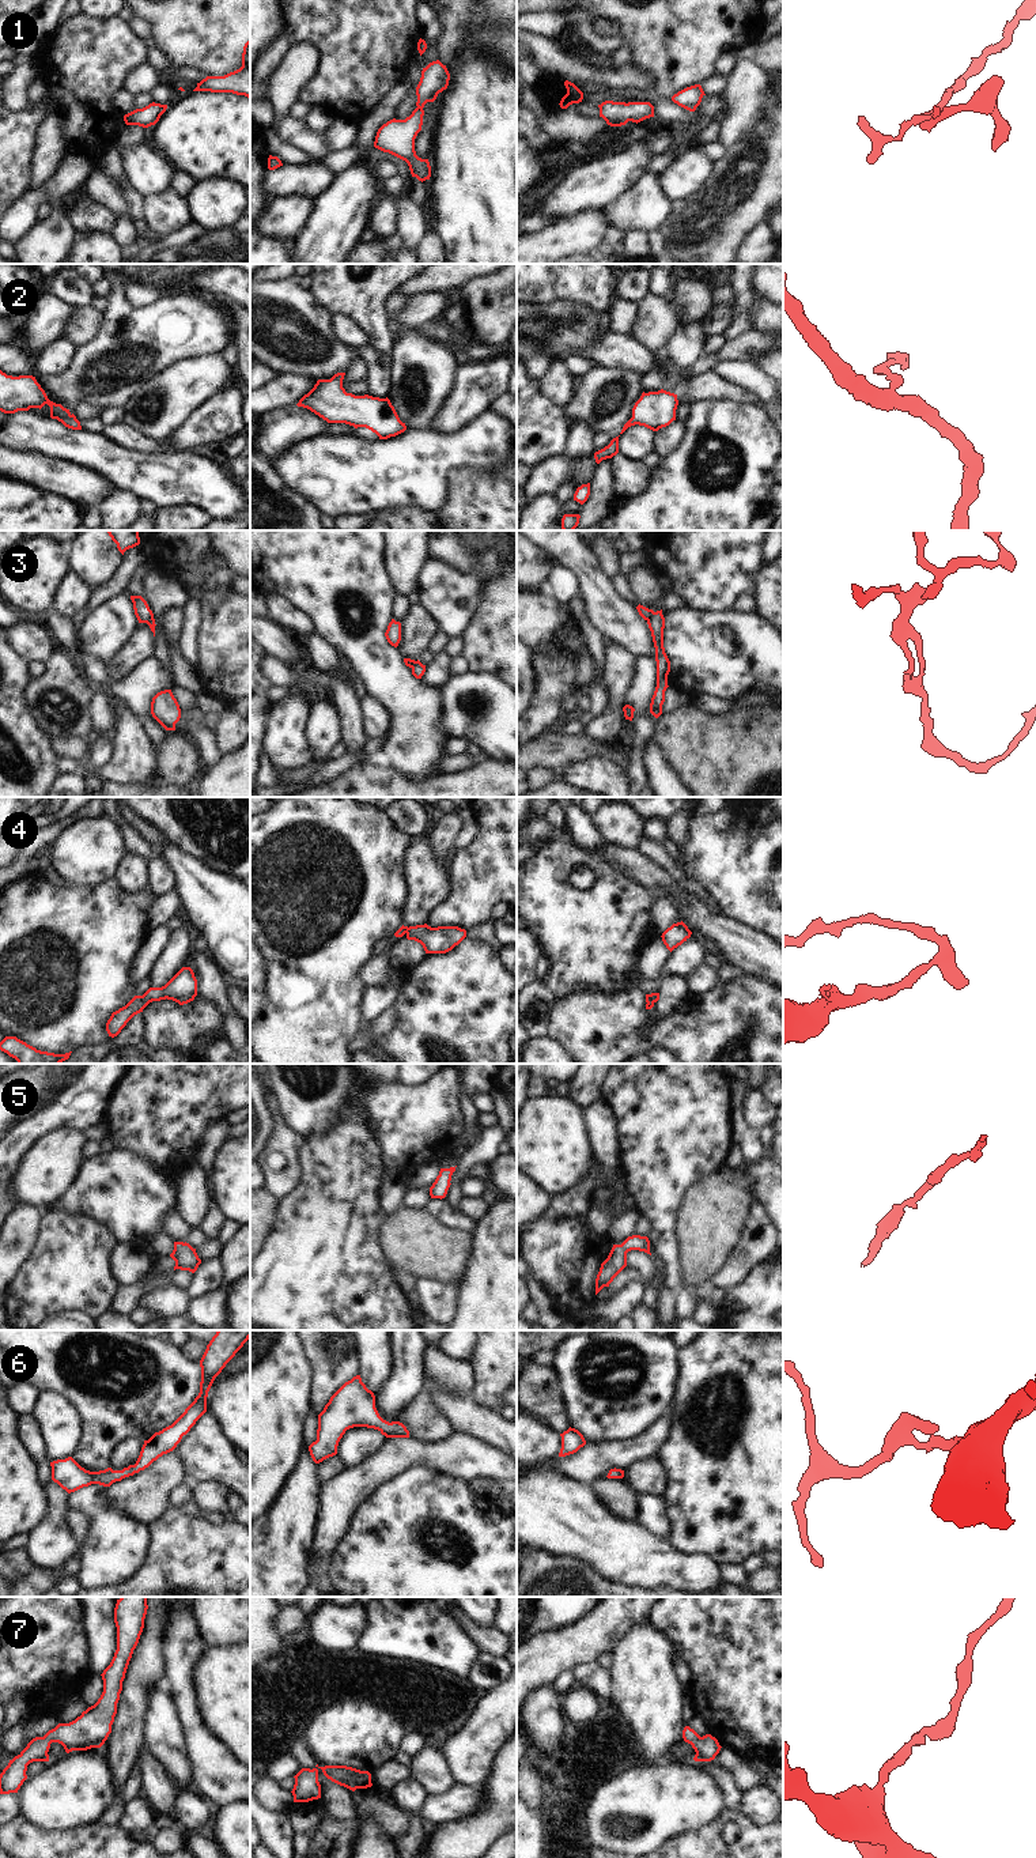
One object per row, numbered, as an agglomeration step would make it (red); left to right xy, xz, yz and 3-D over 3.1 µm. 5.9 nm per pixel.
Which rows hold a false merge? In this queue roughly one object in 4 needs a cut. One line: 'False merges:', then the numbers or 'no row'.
False merges: 3

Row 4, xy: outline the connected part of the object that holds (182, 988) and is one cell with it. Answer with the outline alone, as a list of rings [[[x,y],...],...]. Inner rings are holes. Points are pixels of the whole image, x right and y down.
[[[182,967],[165,986],[150,987],[143,996],[135,996],[125,1007],[113,1012],[106,1023],[109,1036],[117,1036],[126,1023],[152,1001],[173,1000],[188,1004],[197,996],[197,979],[190,967]]]

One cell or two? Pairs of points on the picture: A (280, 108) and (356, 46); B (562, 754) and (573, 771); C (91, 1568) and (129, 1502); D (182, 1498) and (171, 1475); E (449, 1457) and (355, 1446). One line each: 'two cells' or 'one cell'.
A: two cells
B: two cells
C: two cells
D: two cells
E: two cells

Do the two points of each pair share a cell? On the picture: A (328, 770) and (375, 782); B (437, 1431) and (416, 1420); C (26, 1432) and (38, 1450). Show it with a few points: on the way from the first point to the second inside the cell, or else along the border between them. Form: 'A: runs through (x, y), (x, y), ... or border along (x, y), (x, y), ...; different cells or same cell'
A: border along (366, 761), (321, 782); different cells
B: runs through (431, 1427), (422, 1420); same cell
C: runs through (30, 1437), (34, 1446); same cell

